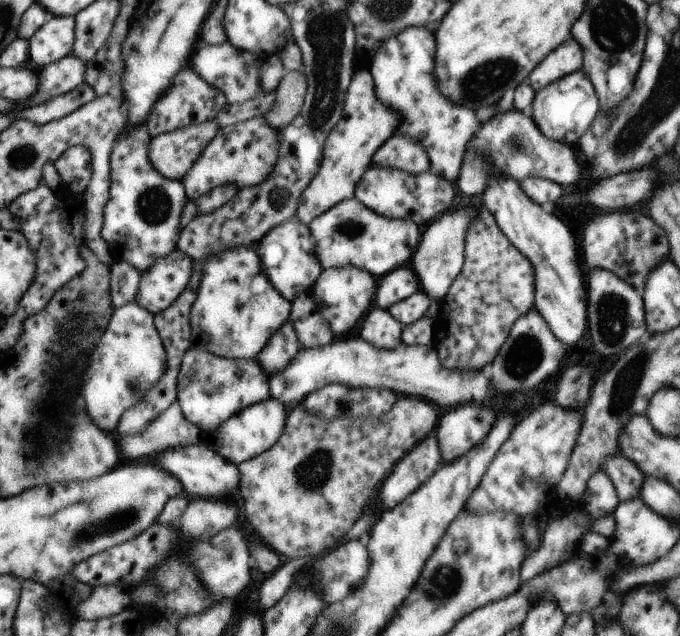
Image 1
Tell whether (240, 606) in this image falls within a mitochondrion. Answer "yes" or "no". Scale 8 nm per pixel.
no

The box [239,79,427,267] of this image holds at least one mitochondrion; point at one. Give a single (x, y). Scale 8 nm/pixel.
(338, 232)

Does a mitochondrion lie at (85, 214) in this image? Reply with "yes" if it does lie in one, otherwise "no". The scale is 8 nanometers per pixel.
no

